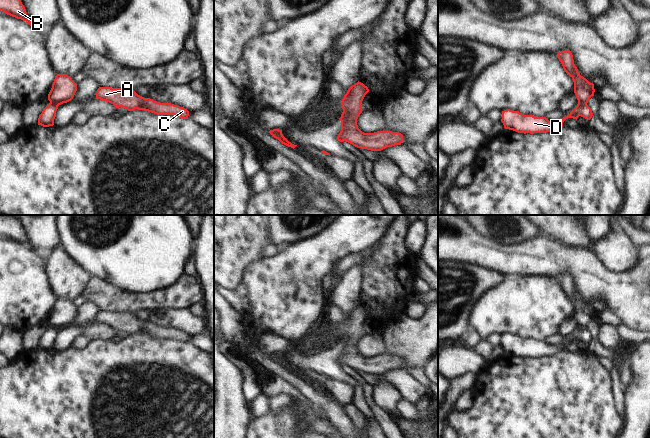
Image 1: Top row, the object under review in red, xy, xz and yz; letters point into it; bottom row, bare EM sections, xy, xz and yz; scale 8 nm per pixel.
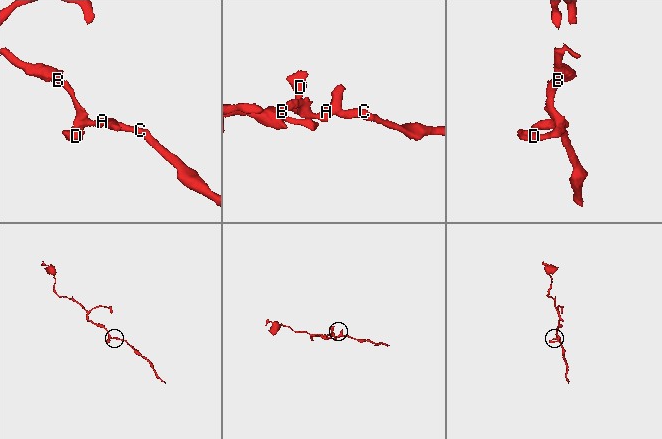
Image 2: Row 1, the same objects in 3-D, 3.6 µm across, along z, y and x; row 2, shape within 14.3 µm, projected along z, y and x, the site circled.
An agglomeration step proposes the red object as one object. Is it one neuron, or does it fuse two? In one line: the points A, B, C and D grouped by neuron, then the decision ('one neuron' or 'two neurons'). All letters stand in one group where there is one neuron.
A B C / D | two neurons

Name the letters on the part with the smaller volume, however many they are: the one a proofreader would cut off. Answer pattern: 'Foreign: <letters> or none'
Foreign: D.

